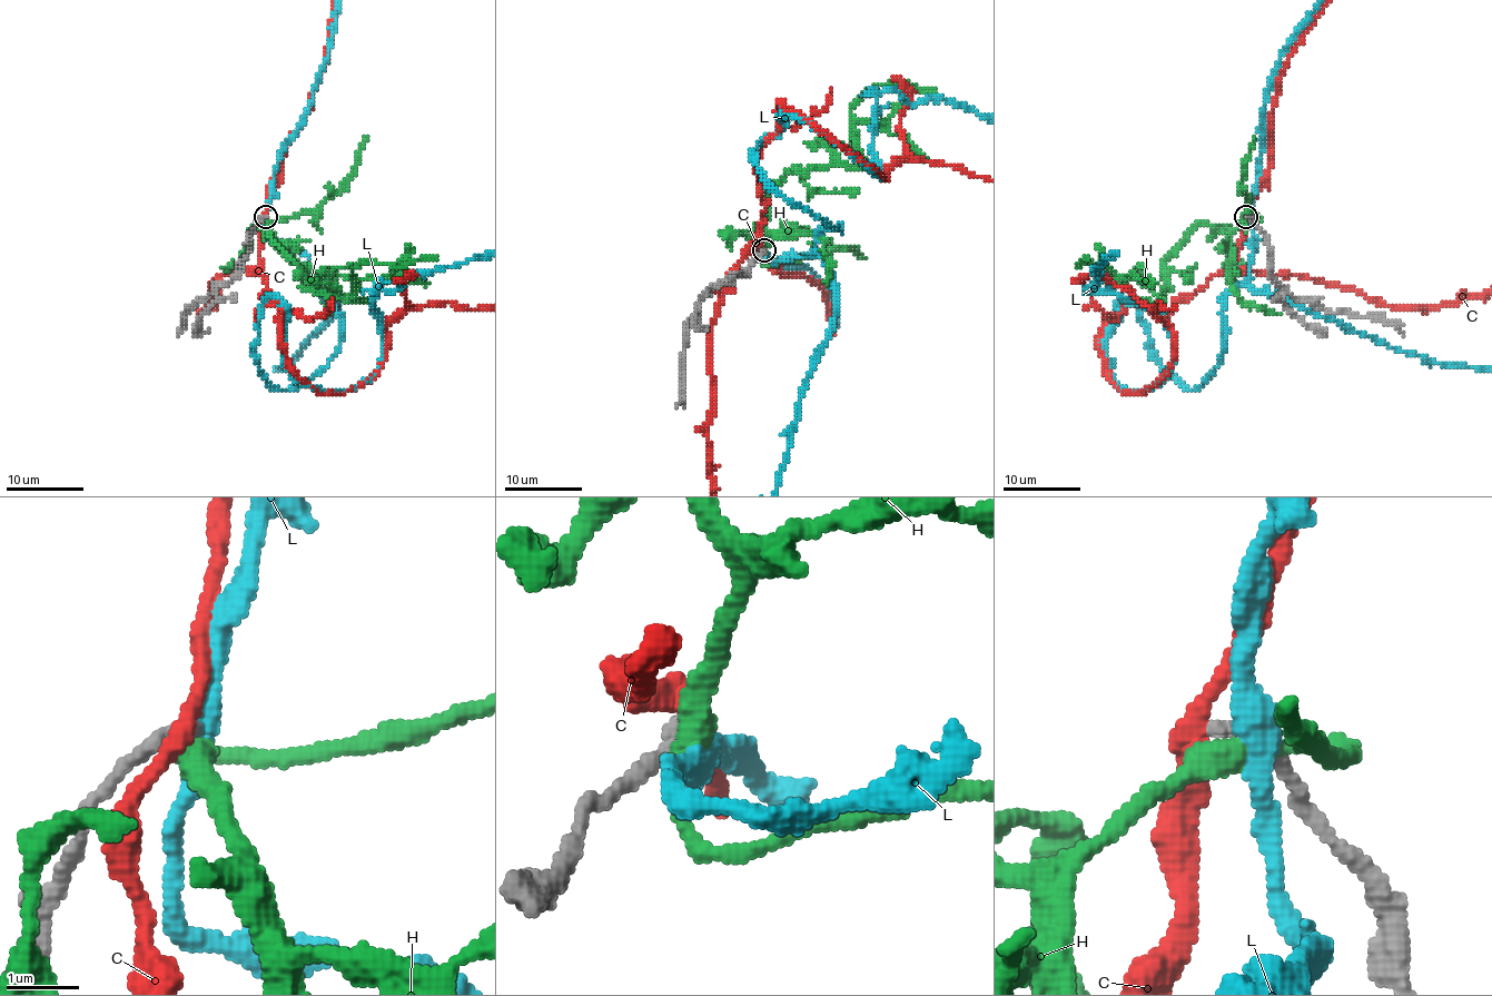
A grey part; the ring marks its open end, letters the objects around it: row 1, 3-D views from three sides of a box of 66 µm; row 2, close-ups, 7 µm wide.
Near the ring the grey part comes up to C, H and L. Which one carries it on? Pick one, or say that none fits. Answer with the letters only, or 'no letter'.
no letter

